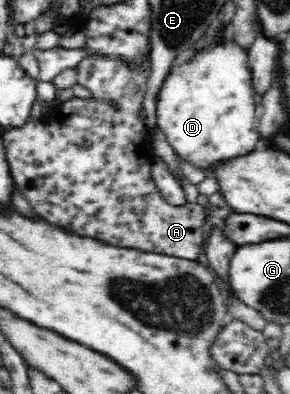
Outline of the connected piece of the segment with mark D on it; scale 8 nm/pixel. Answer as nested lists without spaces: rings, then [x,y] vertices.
[[[224,38],[214,42],[210,49],[194,49],[190,61],[180,65],[174,63],[167,72],[166,83],[156,102],[157,128],[164,132],[178,158],[190,162],[201,171],[203,166],[210,166],[211,163],[250,153],[259,140],[254,115],[254,111],[258,111],[259,107],[248,67],[248,54],[249,52],[245,48],[242,49],[234,39]]]

